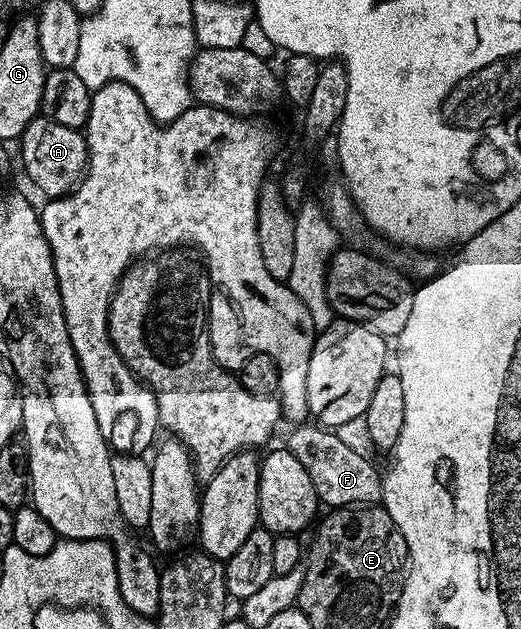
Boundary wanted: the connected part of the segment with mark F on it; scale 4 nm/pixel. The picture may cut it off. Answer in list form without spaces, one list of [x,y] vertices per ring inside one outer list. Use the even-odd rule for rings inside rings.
[[[301,423],[290,429],[293,430],[289,433],[287,448],[291,451],[291,455],[295,455],[295,459],[299,459],[299,463],[303,463],[307,475],[311,475],[311,483],[315,483],[317,500],[322,506],[368,507],[382,500],[382,474],[380,472],[377,474],[376,467],[373,466],[359,450],[352,449],[352,447],[340,437],[340,432],[334,431],[332,428],[322,428],[321,425],[317,423]]]

